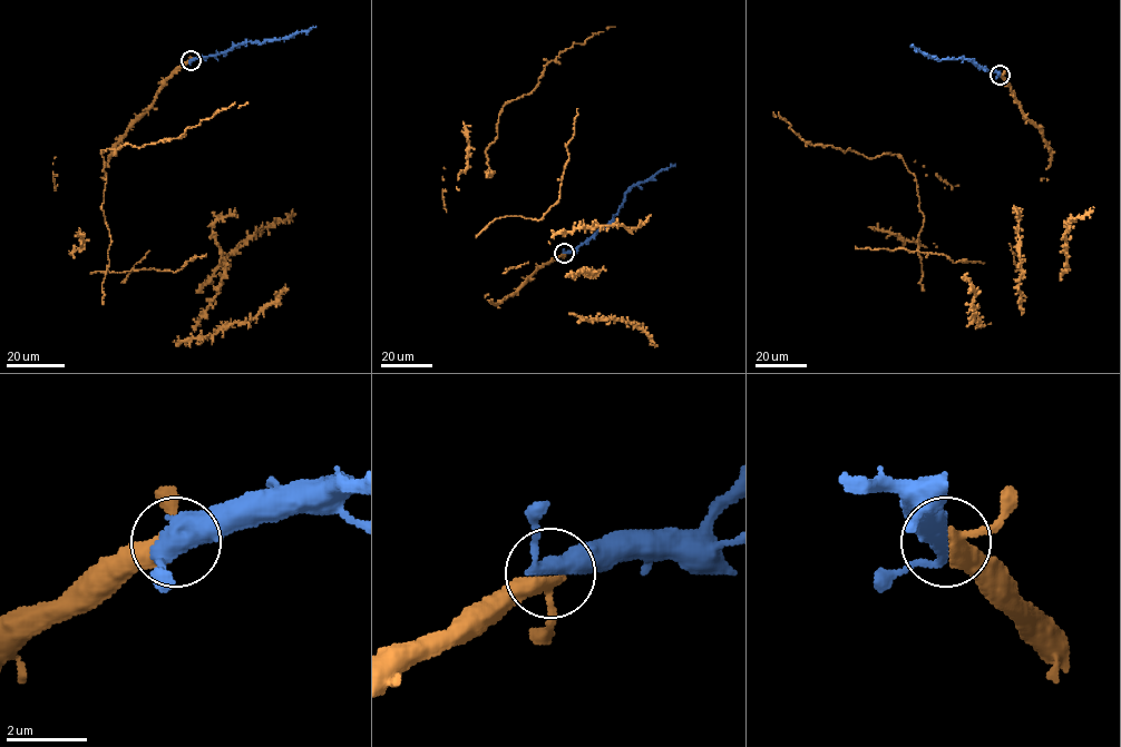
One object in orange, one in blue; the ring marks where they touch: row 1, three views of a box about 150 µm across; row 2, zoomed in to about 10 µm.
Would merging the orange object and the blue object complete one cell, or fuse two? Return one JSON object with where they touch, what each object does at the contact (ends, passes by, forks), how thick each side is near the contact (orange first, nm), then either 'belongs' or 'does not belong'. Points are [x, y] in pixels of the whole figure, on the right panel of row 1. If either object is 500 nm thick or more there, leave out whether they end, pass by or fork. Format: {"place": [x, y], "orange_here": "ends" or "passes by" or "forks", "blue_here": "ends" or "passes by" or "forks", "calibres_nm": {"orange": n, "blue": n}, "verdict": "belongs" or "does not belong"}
{"place": [1000, 75], "orange_here": "passes by", "blue_here": "passes by", "calibres_nm": {"orange": 380, "blue": 480}, "verdict": "belongs"}

